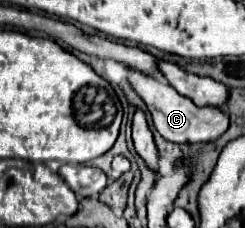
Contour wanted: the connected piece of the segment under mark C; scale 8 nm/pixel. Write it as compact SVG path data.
M128 69L128 83L132 89L142 97L146 103L152 123L156 131L172 143L204 143L204 141L216 141L226 129L228 129L228 115L220 109L212 107L196 107L192 99L180 95L174 87L170 87L162 77L154 75L140 75L140 71L130 71Z

